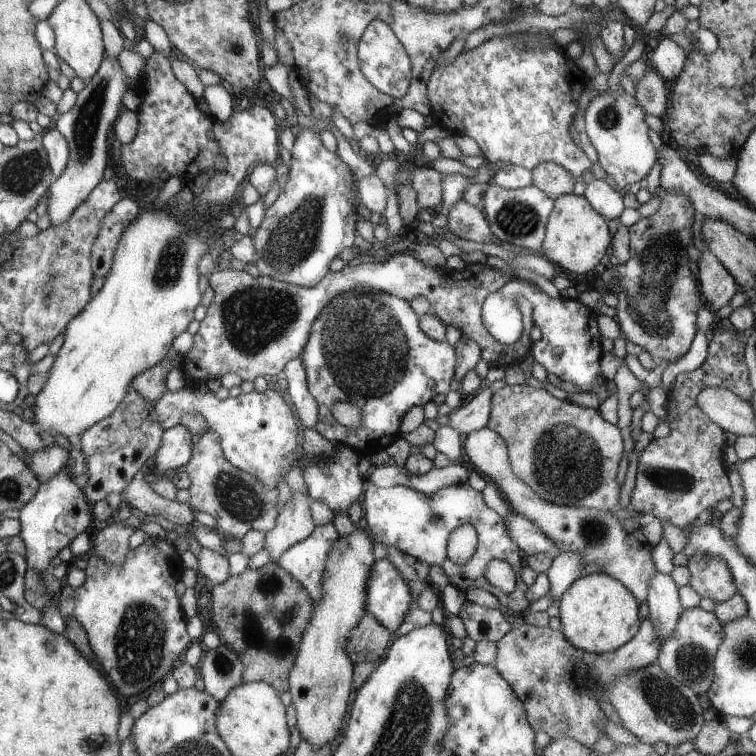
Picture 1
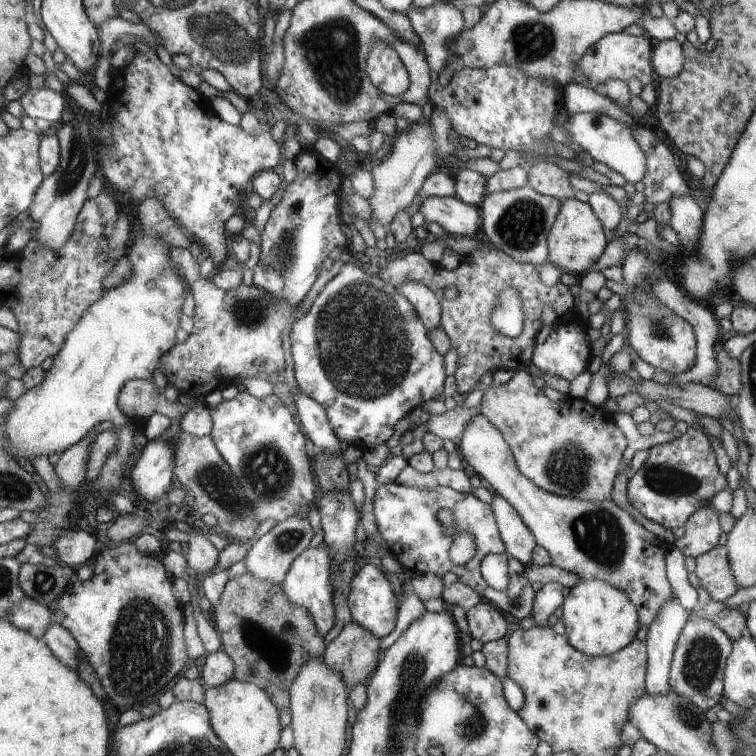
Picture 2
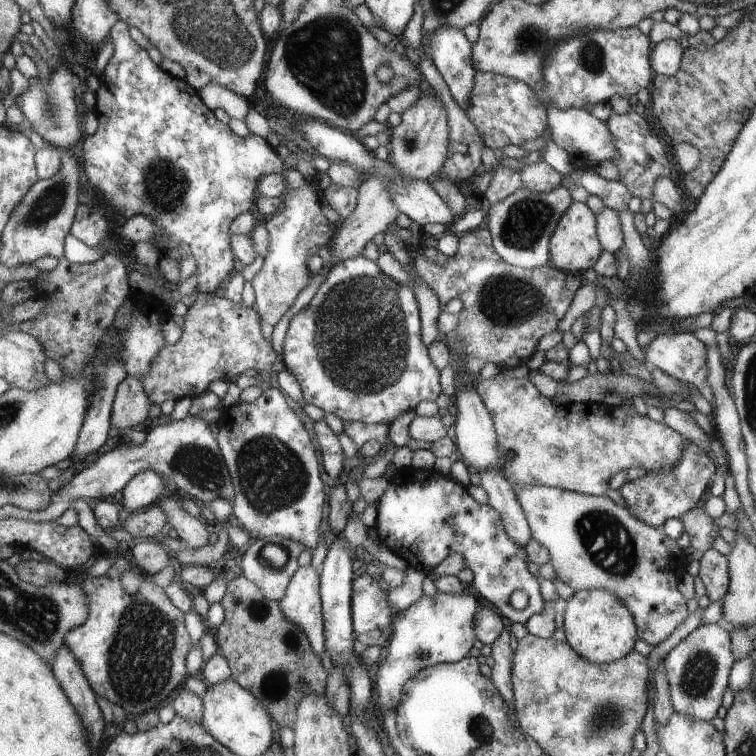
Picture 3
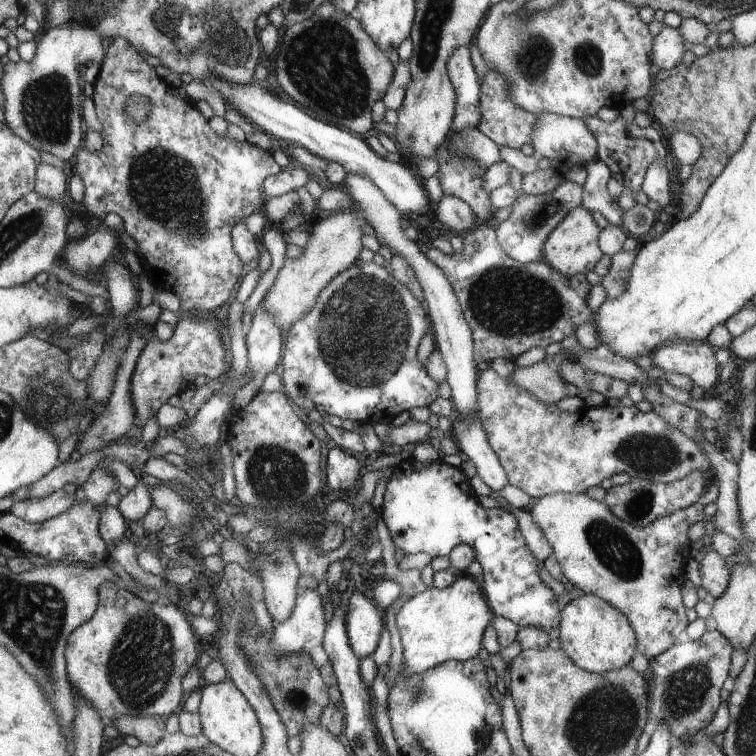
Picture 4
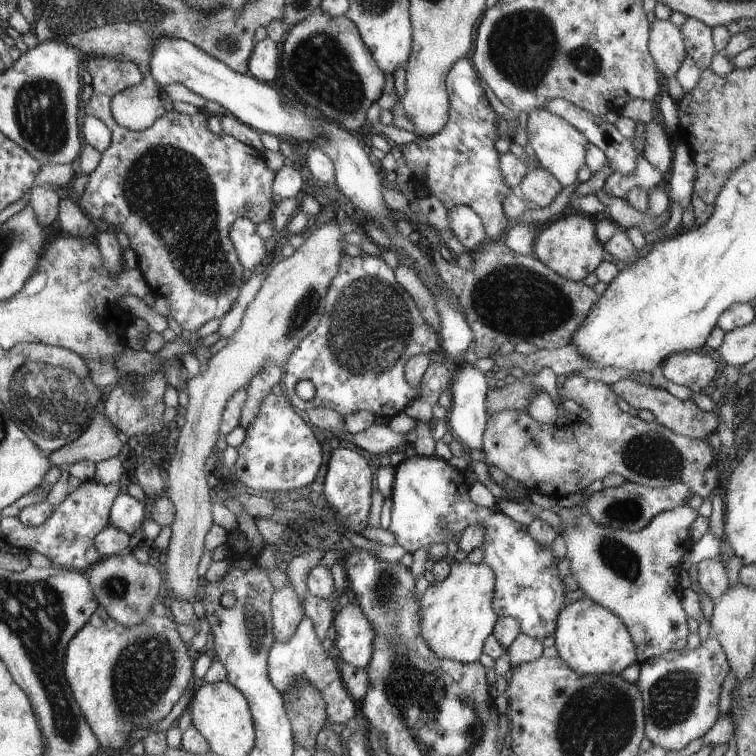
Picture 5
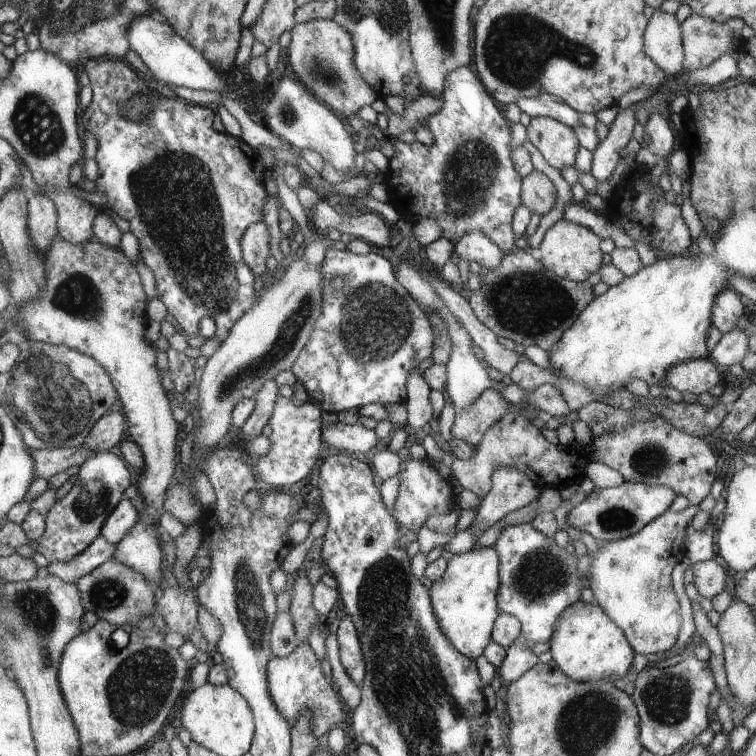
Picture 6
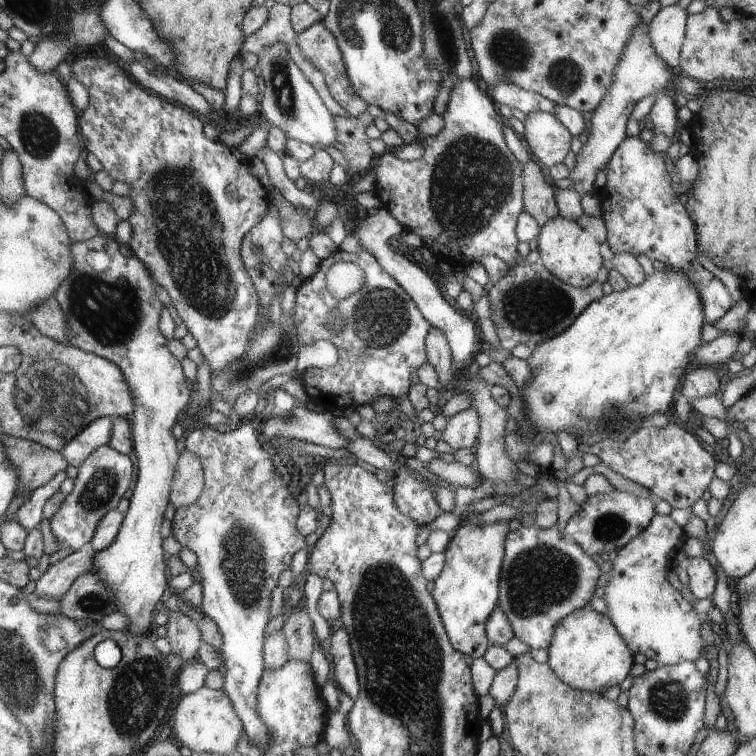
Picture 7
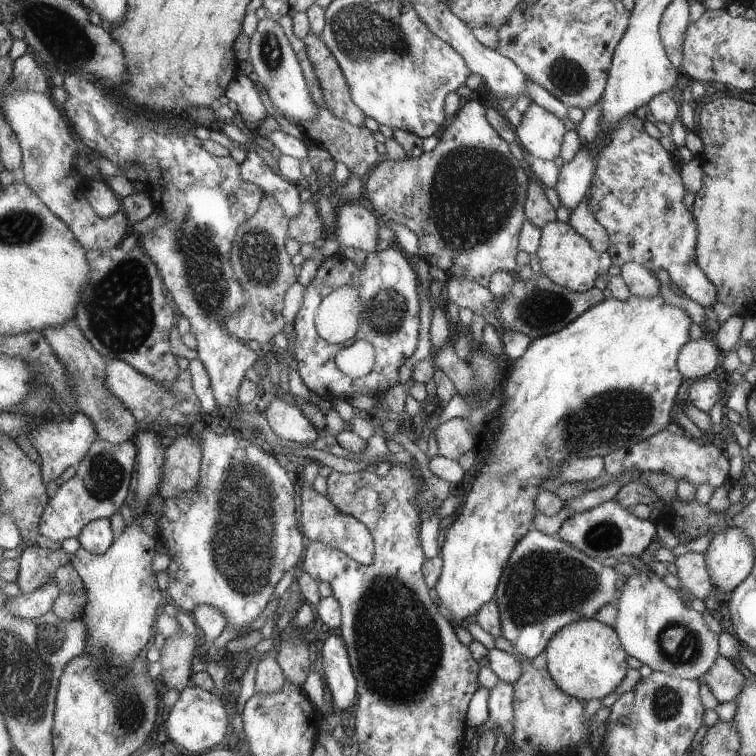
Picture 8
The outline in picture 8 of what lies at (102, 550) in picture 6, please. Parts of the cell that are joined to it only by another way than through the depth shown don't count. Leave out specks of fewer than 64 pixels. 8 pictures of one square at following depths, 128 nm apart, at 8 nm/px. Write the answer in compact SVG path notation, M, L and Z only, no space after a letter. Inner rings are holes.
M54 579L31 593L7 598L7 608L21 619L37 619L49 613L62 591Z

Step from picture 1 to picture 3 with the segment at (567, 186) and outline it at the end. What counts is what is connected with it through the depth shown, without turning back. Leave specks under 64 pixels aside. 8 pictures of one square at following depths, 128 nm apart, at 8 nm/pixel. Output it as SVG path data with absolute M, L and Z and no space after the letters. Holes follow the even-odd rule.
M544 160L526 165L520 176L523 188L535 193L547 193L559 188L564 178Z

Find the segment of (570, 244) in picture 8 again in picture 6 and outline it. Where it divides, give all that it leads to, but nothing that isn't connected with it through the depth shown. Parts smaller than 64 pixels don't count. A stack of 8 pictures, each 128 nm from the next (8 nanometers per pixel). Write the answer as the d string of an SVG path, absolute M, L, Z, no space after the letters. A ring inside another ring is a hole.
M564 219L558 220L547 230L536 254L548 270L555 271L560 278L574 282L584 282L590 274L599 272L604 256L600 250L600 236L595 231Z

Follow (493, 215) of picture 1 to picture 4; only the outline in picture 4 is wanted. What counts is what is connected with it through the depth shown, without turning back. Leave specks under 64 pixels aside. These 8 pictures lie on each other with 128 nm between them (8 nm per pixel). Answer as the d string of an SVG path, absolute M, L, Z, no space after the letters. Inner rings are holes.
M566 180L551 193L535 197L525 194L521 198L517 198L517 201L511 206L513 212L509 219L500 224L494 224L498 241L513 259L521 263L542 260L543 242L546 237L571 210L580 207L582 201L583 185Z

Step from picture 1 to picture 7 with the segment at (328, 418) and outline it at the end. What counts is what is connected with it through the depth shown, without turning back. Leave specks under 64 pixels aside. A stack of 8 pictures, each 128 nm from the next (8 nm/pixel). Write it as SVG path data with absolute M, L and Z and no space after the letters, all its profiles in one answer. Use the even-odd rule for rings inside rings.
M360 249L355 253L334 251L330 256L320 261L318 270L308 280L302 281L297 288L295 311L293 318L298 320L295 328L298 330L300 342L310 344L319 340L329 340L339 352L340 360L326 369L308 369L302 378L303 388L308 398L315 404L325 405L327 409L333 406L352 408L362 405L370 405L379 396L390 396L395 399L398 396L408 394L412 384L412 374L419 366L427 364L427 350L424 350L424 340L428 338L430 324L424 320L423 313L418 304L407 293L407 290L391 275L372 253ZM337 262L356 263L365 270L365 285L362 290L362 300L354 308L354 314L350 316L350 296L346 300L338 302L334 295L327 289L327 270ZM338 313L345 322L343 331L335 335L327 326L327 320Z

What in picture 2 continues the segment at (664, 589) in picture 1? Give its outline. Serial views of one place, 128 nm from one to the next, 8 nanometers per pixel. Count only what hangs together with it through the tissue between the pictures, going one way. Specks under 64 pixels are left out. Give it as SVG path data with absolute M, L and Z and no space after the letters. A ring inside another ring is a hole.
M670 598L647 632L645 645L649 664L645 689L649 695L665 695L671 689L673 652L688 616L689 611Z

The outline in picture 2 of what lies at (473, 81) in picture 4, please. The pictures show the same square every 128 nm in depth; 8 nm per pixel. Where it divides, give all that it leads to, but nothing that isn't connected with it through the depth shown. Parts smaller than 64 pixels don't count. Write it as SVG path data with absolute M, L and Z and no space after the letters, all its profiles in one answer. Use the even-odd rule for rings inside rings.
M436 1L425 9L412 5L405 15L421 40L432 72L439 75L446 62L456 55L453 43L465 29L462 12L450 3Z

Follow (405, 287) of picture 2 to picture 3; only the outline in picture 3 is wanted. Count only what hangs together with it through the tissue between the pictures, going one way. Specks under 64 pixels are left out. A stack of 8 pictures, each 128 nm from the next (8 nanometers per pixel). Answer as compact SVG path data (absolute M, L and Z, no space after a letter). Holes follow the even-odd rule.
M390 253L381 254L376 262L384 266L384 272L396 283L406 283L412 287L422 315L422 338L424 344L430 348L431 344L442 336L438 329L438 316L443 308L437 294L415 275L407 273Z

